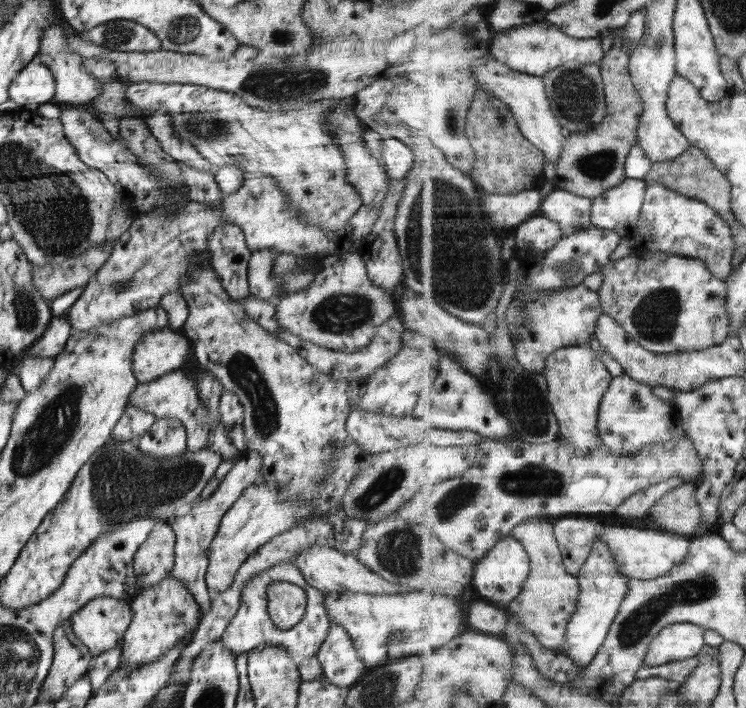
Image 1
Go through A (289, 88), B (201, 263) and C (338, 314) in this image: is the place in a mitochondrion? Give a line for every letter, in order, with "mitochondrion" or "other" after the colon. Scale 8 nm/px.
A: mitochondrion
B: other
C: mitochondrion

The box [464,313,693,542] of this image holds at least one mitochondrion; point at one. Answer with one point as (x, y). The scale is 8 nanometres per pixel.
(536, 417)

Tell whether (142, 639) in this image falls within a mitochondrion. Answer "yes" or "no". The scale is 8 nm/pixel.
no

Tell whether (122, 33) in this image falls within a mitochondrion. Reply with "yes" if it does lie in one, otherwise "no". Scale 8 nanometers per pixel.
yes

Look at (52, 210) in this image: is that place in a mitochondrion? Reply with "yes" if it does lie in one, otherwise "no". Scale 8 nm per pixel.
yes

